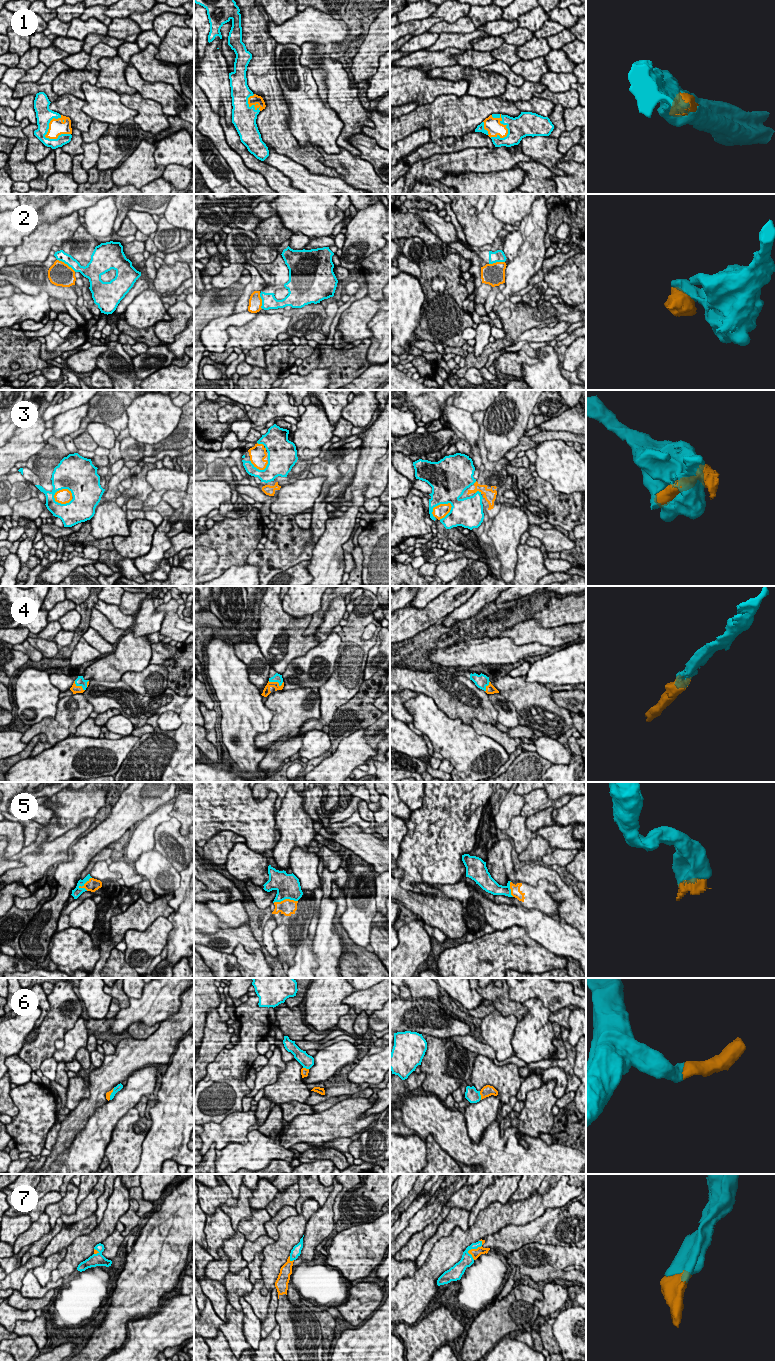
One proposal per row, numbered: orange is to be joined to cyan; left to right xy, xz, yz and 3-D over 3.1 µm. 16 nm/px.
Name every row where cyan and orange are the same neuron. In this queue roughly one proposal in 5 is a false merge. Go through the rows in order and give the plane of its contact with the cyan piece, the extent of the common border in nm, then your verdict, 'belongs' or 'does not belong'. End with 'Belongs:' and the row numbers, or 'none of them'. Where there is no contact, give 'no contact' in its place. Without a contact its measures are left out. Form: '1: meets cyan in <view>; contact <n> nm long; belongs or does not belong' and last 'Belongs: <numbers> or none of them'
1: meets cyan in yz; contact 440 nm long; belongs
2: meets cyan in xy; contact 360 nm long; belongs
3: meets cyan in xy; contact 320 nm long; belongs
4: meets cyan in xz; contact 260 nm long; belongs
5: meets cyan in xz; contact 400 nm long; belongs
6: meets cyan in yz; contact 150 nm long; belongs
7: meets cyan in yz; contact 340 nm long; belongs
Belongs: 1, 2, 3, 4, 5, 6, 7

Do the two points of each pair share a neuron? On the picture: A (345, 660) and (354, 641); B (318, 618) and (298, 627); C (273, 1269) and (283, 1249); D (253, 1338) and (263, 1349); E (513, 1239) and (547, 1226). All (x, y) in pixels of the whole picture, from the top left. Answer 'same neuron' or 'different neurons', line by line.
A: same neuron
B: different neurons
C: same neuron
D: different neurons
E: same neuron

